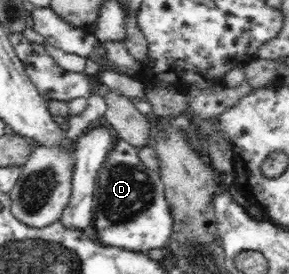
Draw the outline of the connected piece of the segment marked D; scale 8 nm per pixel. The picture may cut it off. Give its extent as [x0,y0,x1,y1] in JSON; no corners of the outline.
[95,137,172,253]

